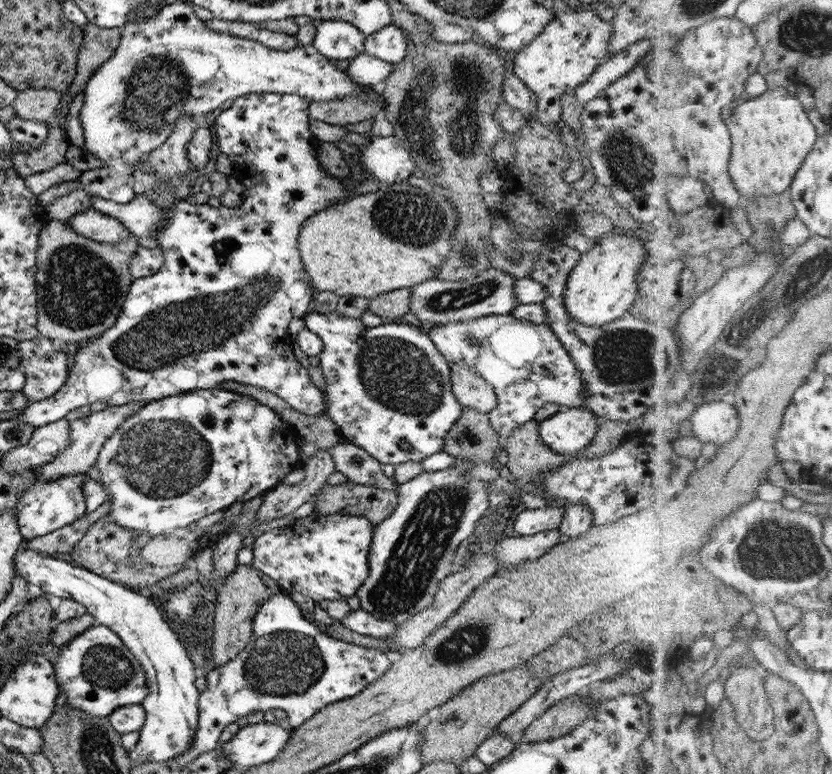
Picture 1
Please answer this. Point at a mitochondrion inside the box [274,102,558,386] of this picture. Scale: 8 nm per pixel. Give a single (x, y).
(413, 219)

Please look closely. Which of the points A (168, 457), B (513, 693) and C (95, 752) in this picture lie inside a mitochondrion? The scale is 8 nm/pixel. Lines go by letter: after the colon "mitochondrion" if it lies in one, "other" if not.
A: mitochondrion
B: other
C: mitochondrion

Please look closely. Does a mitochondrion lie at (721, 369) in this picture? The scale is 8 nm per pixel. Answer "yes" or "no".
yes

